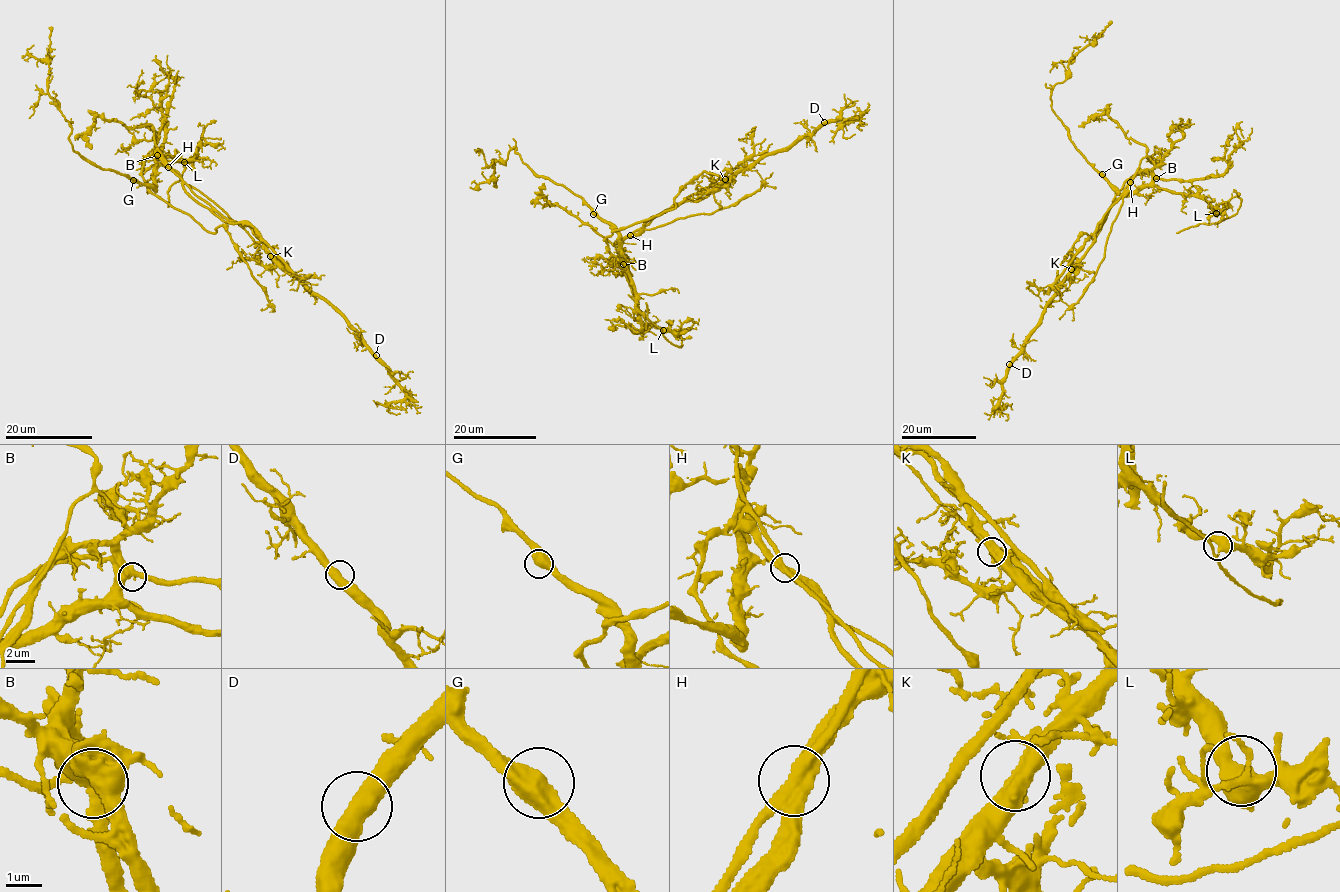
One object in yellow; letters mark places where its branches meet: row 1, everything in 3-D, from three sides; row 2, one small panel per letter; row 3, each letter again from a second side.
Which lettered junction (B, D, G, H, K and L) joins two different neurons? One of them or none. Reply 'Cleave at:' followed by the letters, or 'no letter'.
Cleave at: H

